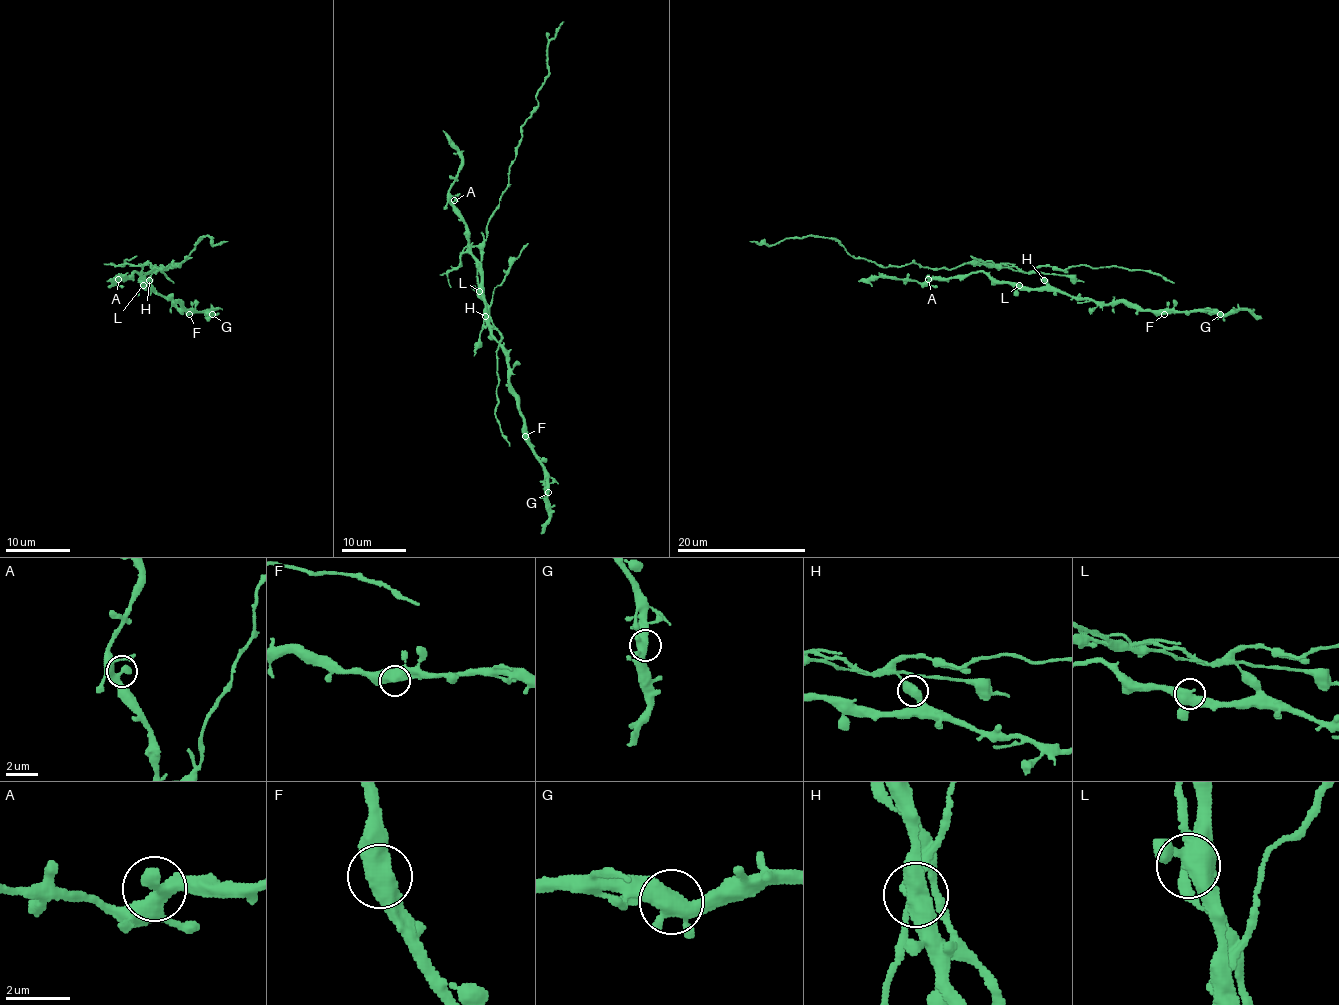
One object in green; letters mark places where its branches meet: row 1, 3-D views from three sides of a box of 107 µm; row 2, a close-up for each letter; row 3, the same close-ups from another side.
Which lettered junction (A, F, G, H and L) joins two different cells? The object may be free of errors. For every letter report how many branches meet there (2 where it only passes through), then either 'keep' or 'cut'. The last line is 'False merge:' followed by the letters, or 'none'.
A: 2 | keep
F: 2 | keep
G: 3 | keep
H: 2 | cut
L: 3 | keep
False merge: H

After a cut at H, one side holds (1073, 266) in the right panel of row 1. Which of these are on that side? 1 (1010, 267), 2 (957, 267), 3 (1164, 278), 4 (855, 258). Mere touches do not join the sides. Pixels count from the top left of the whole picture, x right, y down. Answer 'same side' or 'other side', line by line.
1: same side
2: same side
3: same side
4: same side

